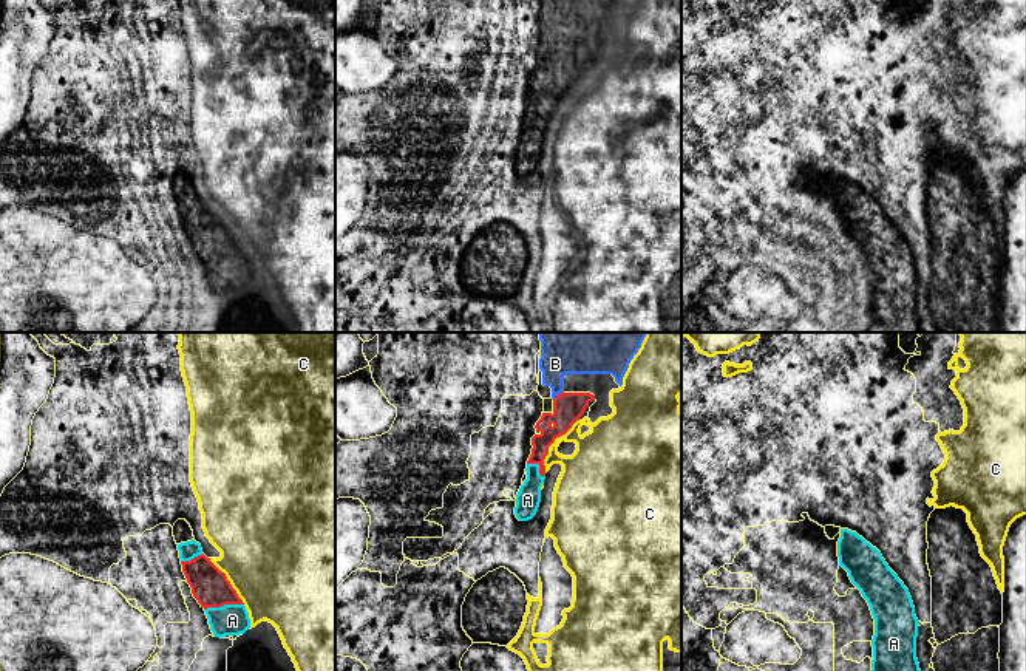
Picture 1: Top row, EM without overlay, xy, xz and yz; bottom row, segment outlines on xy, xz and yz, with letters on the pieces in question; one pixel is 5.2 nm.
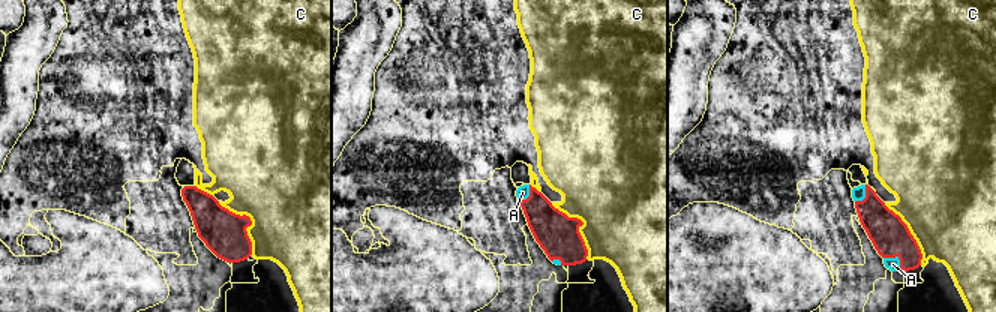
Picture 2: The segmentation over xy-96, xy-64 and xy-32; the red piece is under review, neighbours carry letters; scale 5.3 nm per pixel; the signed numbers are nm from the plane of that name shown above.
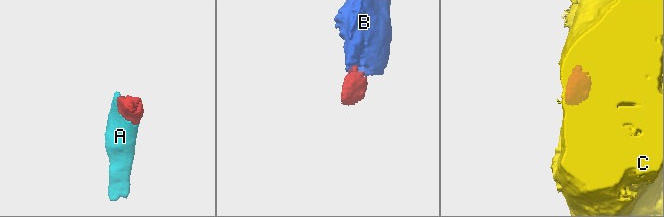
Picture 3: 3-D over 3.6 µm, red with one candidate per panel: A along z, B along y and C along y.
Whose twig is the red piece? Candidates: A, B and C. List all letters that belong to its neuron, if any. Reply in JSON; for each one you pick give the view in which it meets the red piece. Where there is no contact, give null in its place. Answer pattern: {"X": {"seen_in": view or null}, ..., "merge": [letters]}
{"A": {"seen_in": "xy"}, "merge": ["A"]}

